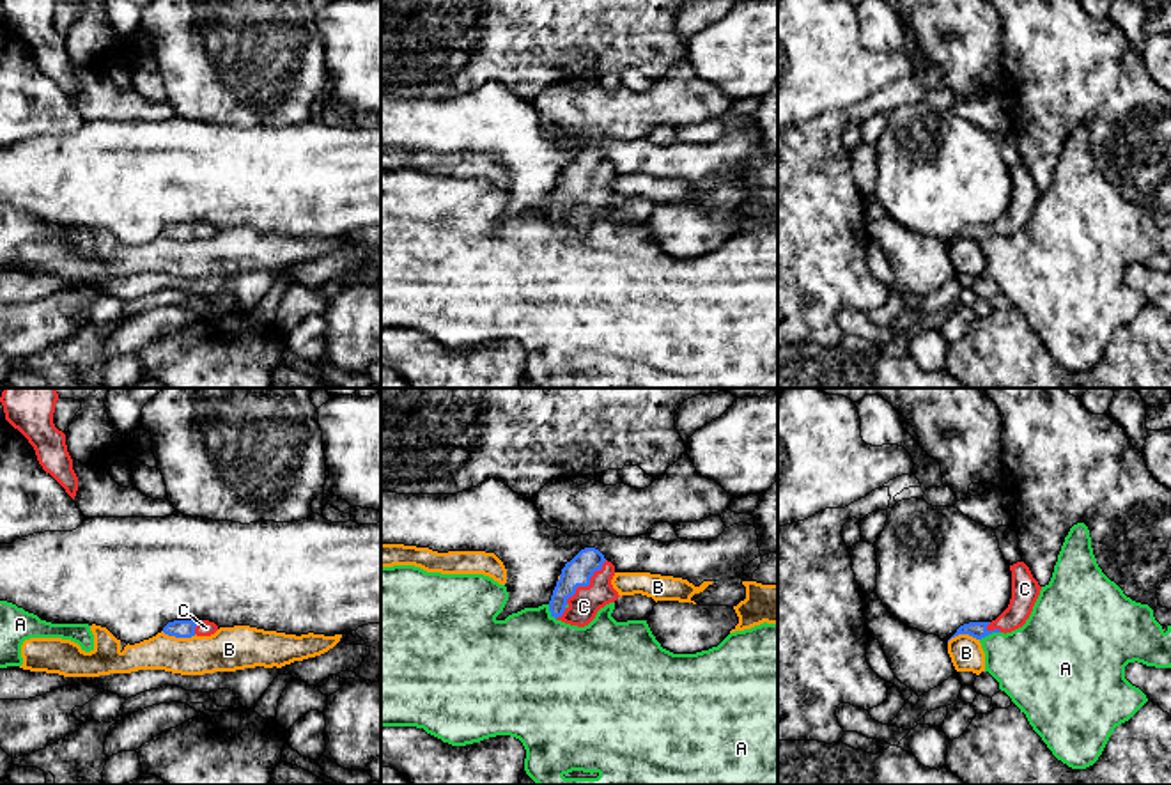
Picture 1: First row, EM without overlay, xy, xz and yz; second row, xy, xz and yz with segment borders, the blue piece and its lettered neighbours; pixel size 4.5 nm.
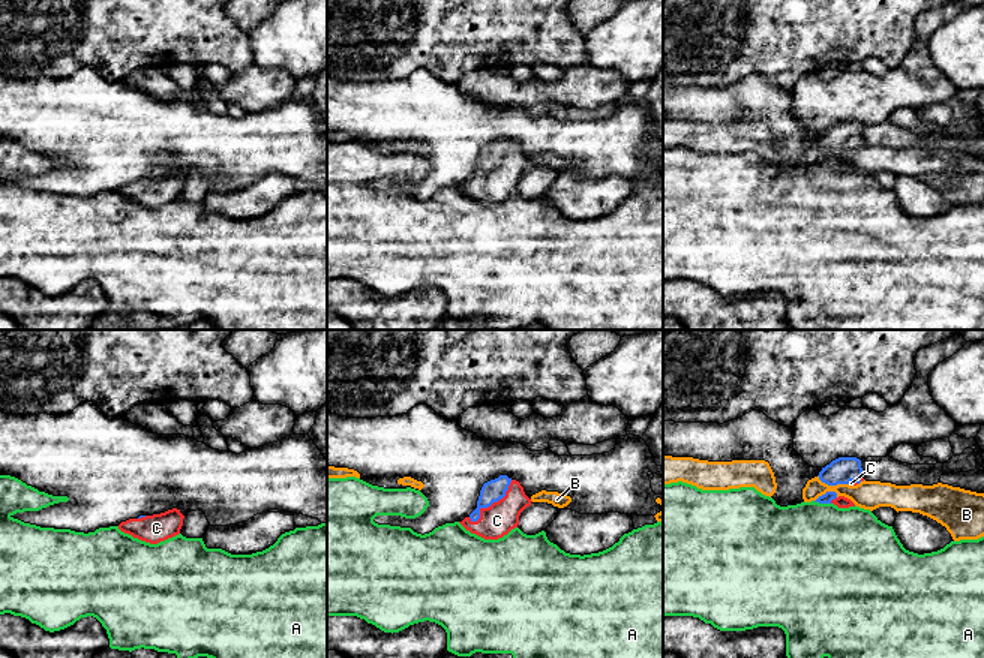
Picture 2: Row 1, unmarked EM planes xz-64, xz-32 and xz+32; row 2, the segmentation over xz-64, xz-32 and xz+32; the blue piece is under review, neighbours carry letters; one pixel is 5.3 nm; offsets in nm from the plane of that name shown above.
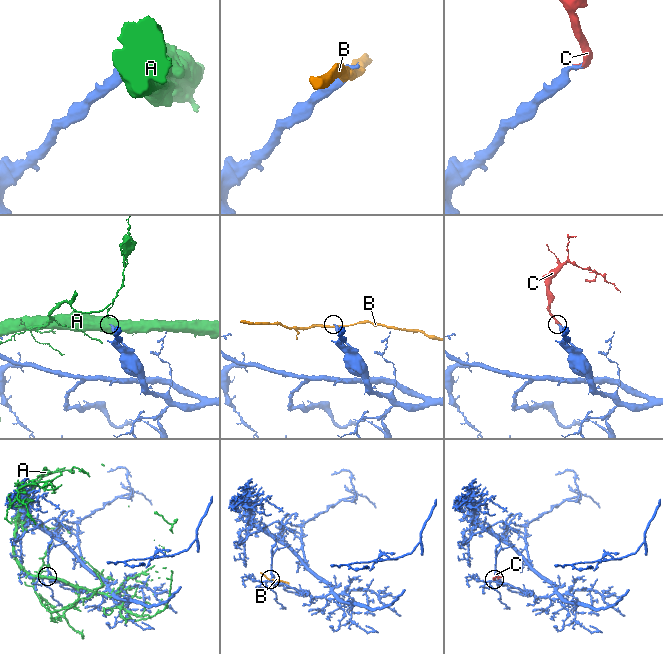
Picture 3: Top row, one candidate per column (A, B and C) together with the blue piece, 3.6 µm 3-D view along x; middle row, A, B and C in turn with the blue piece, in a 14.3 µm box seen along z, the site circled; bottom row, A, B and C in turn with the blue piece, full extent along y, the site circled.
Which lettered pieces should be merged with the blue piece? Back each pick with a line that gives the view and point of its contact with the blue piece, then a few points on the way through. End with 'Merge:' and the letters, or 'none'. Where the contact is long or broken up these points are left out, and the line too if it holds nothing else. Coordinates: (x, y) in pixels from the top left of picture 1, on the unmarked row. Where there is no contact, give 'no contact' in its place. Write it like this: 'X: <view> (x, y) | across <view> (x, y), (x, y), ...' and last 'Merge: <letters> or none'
C: xz (587, 188) | across xz (576, 176), (587, 188), (583, 209)
Merge: C

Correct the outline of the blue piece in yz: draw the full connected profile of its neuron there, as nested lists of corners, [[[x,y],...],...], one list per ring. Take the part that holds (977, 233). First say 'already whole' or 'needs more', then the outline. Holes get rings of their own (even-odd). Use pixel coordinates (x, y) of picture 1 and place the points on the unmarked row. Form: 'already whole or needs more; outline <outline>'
needs more; outline [[[1024,165],[1010,168],[1012,174],[1012,202],[1008,211],[992,225],[969,225],[957,232],[958,237],[969,237],[981,243],[992,236],[1012,236],[1026,227],[1033,209],[1040,198],[1042,190],[1033,181],[1029,170]]]

